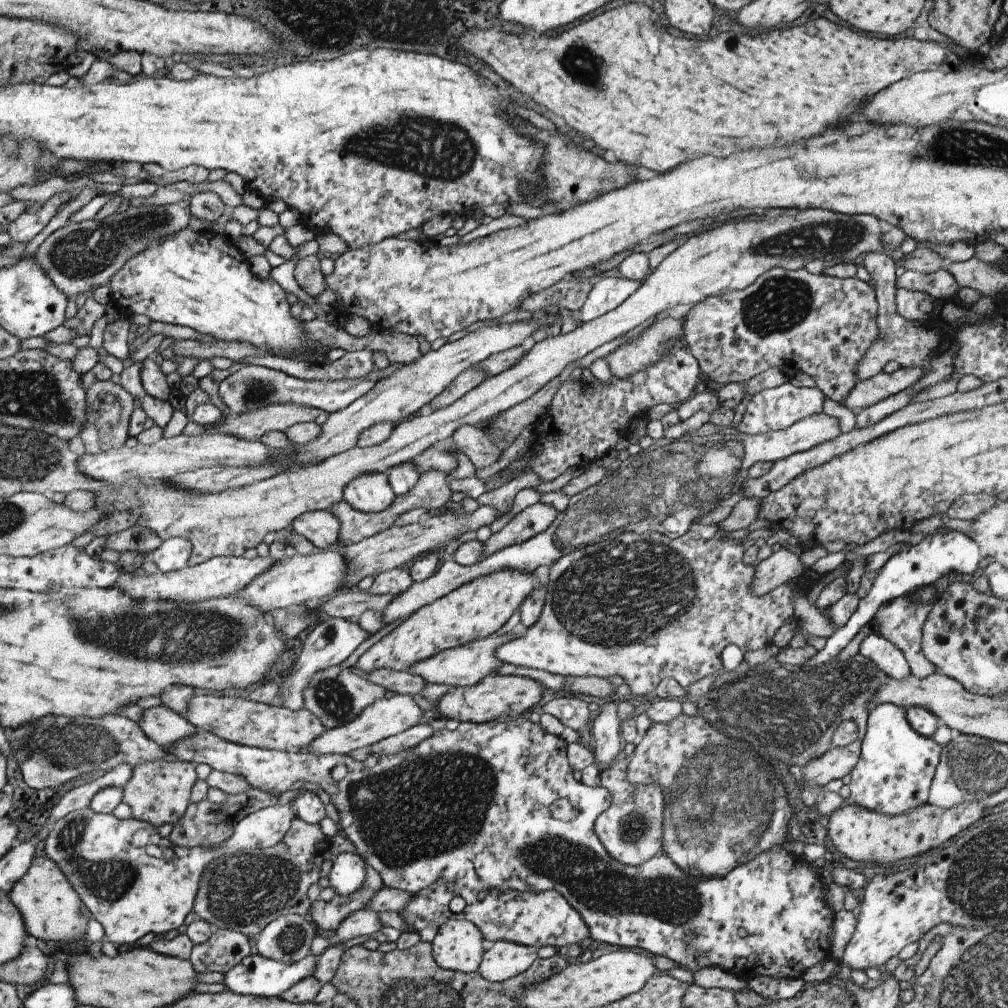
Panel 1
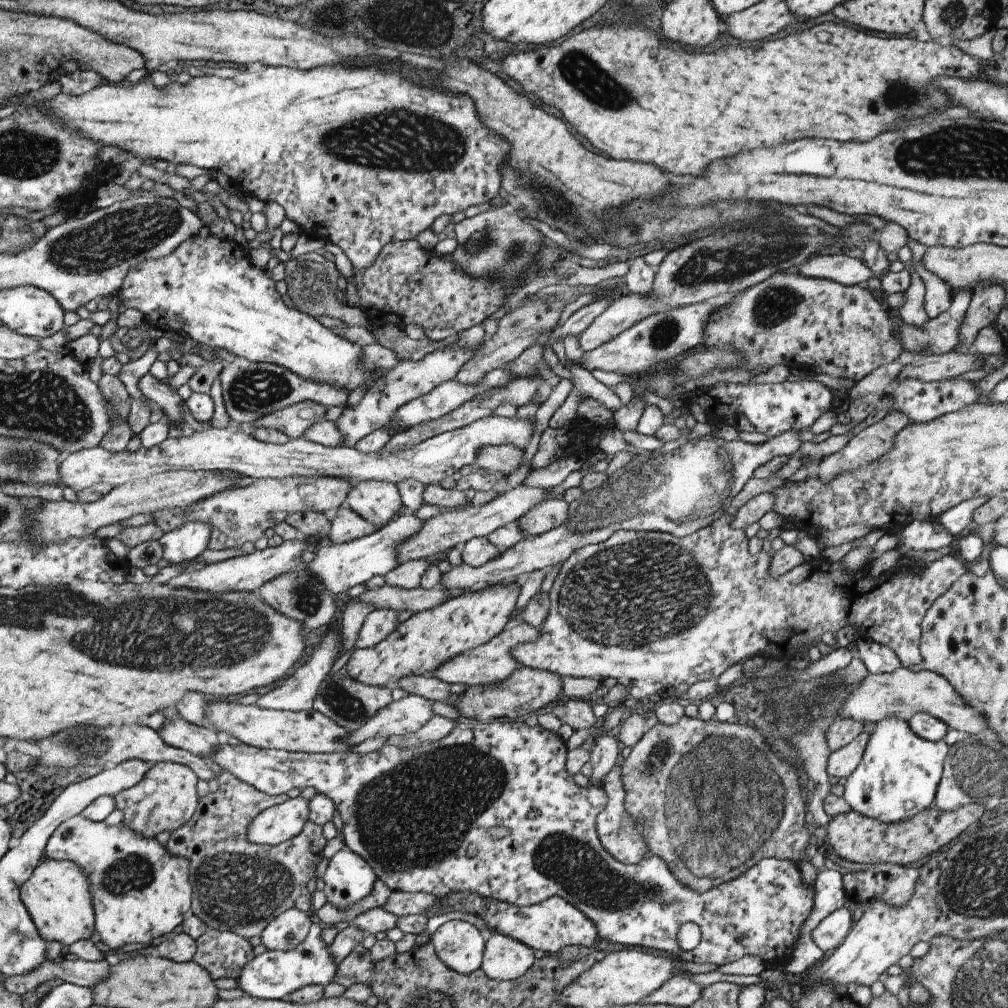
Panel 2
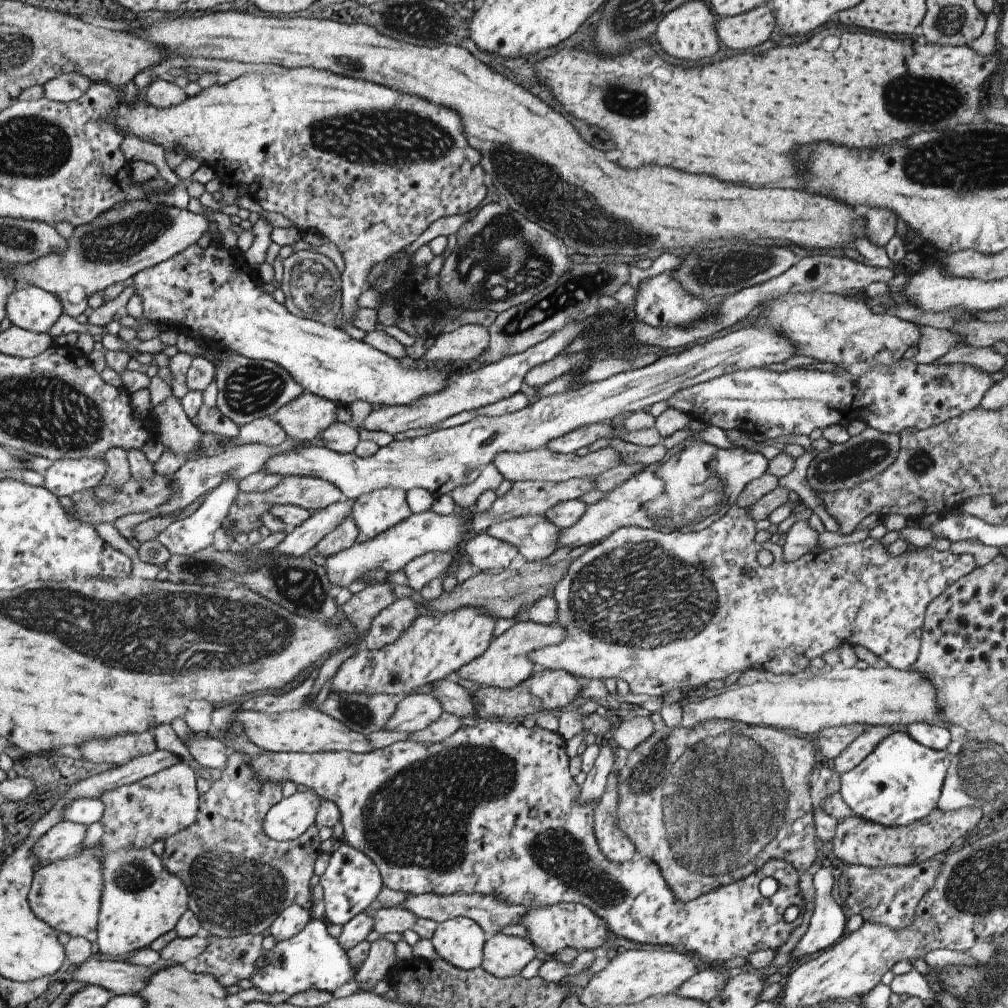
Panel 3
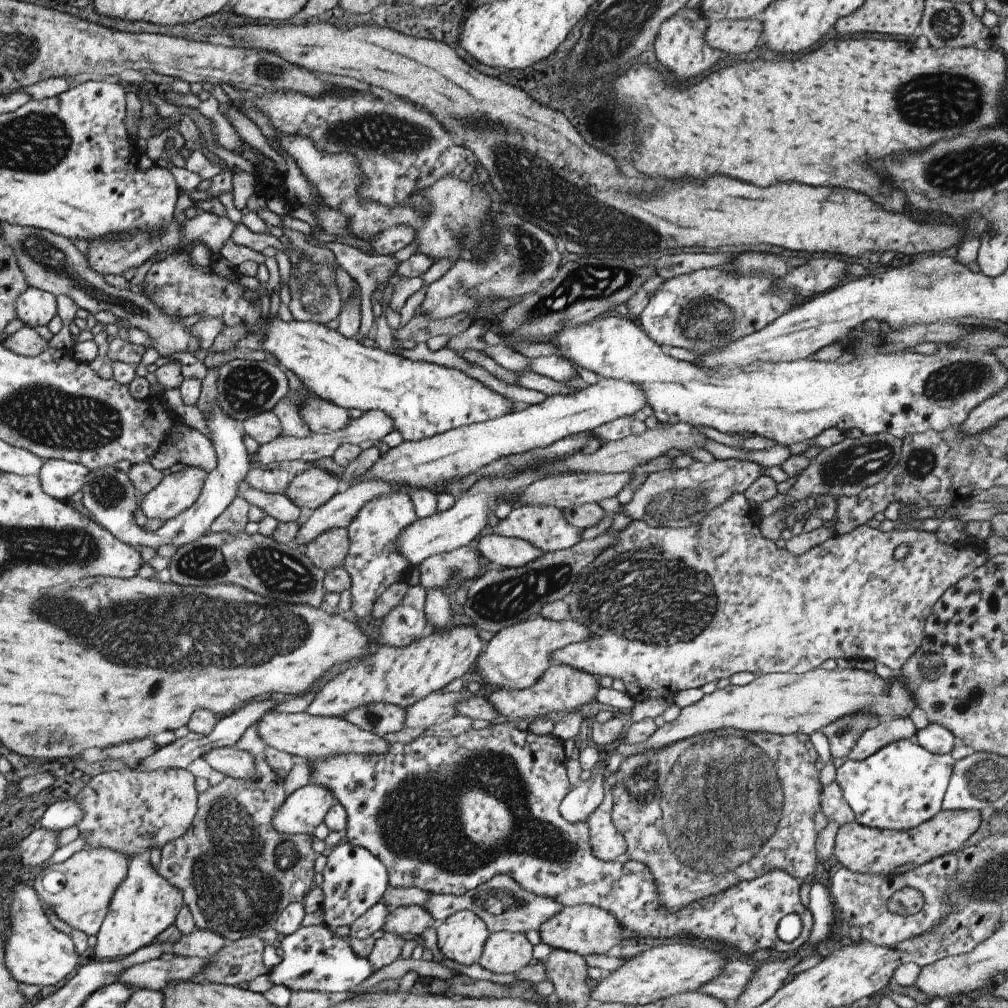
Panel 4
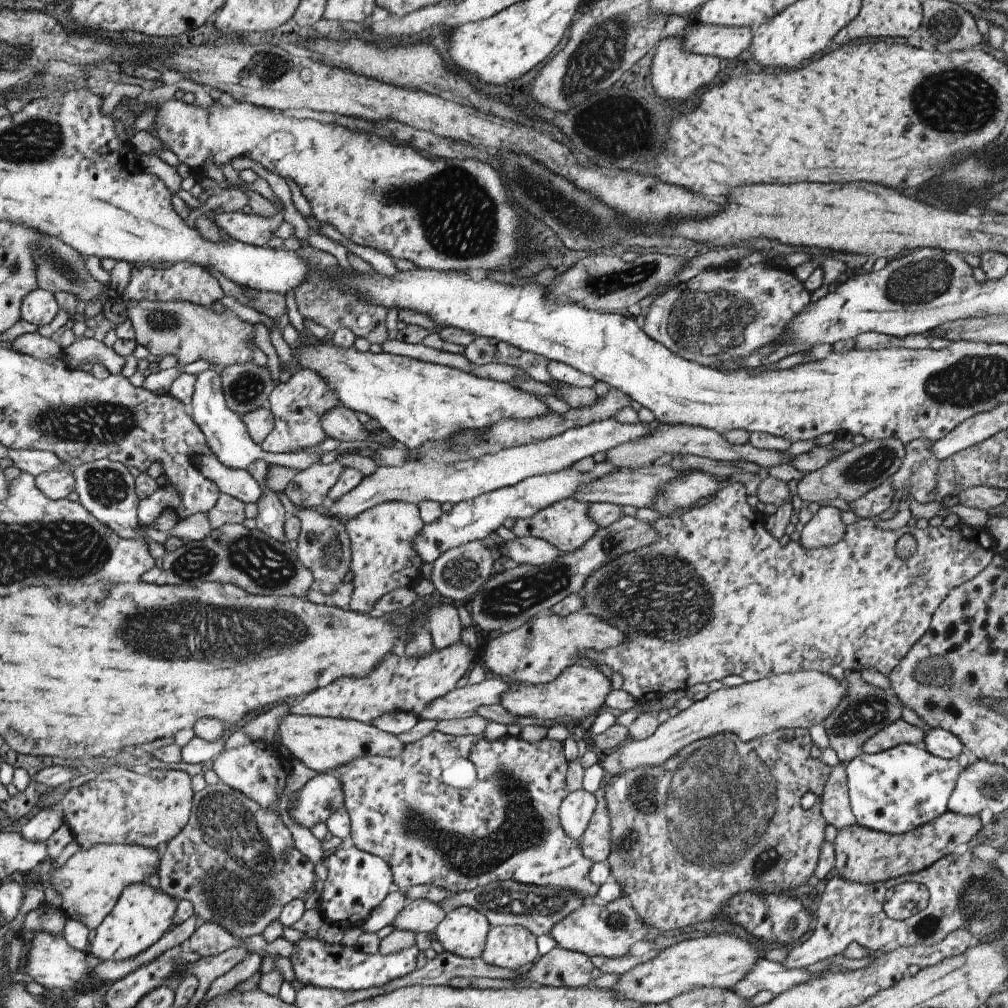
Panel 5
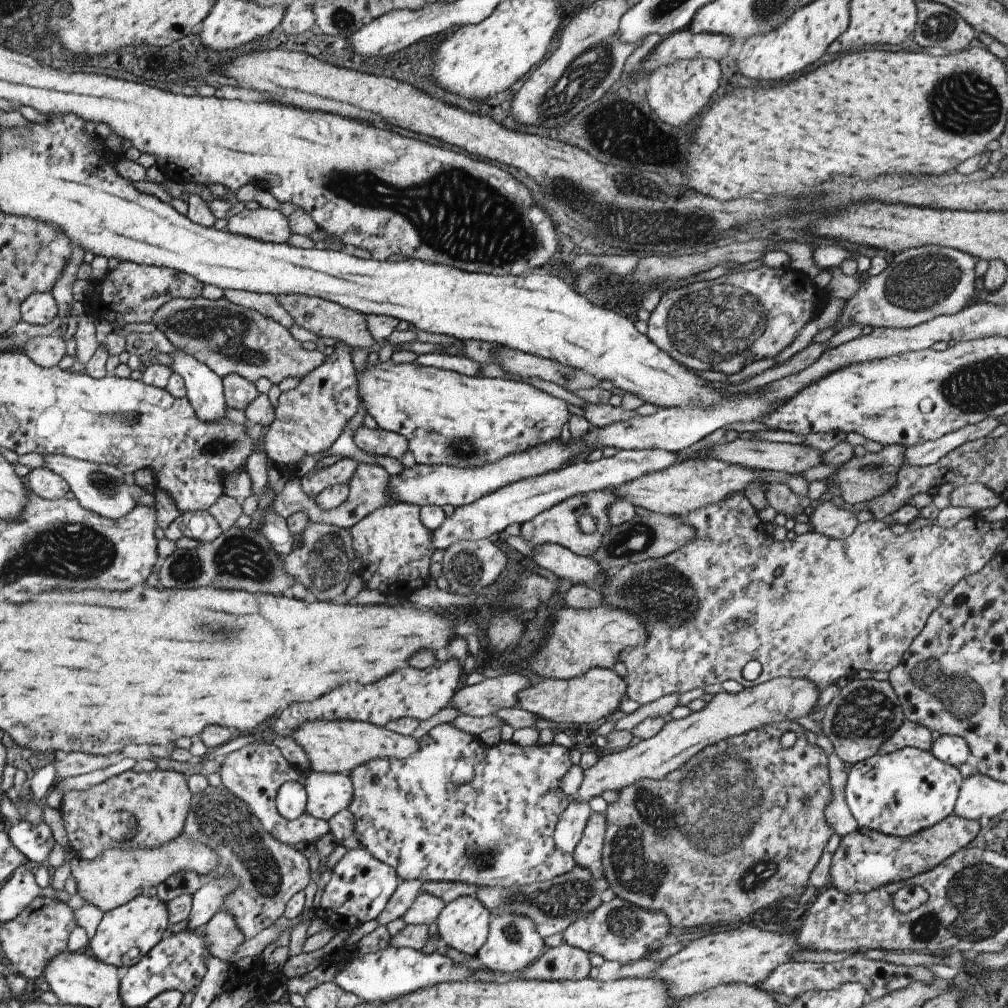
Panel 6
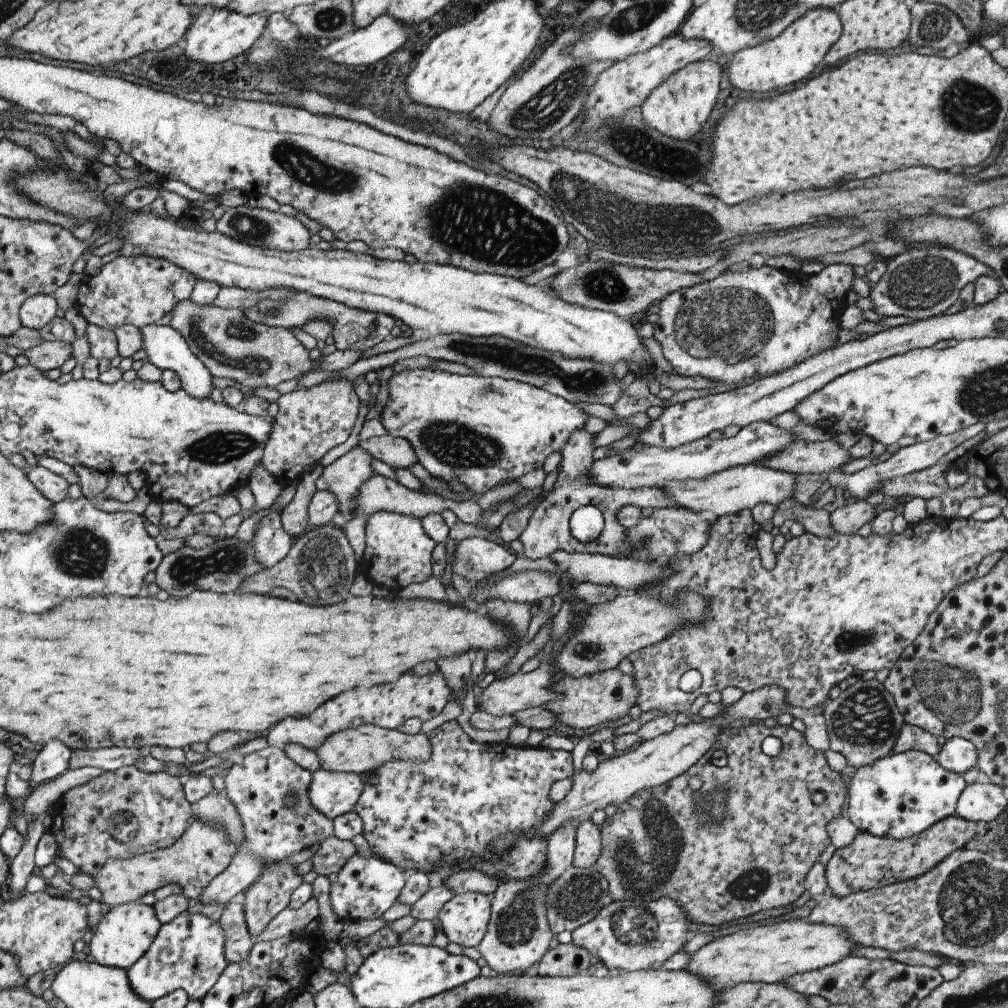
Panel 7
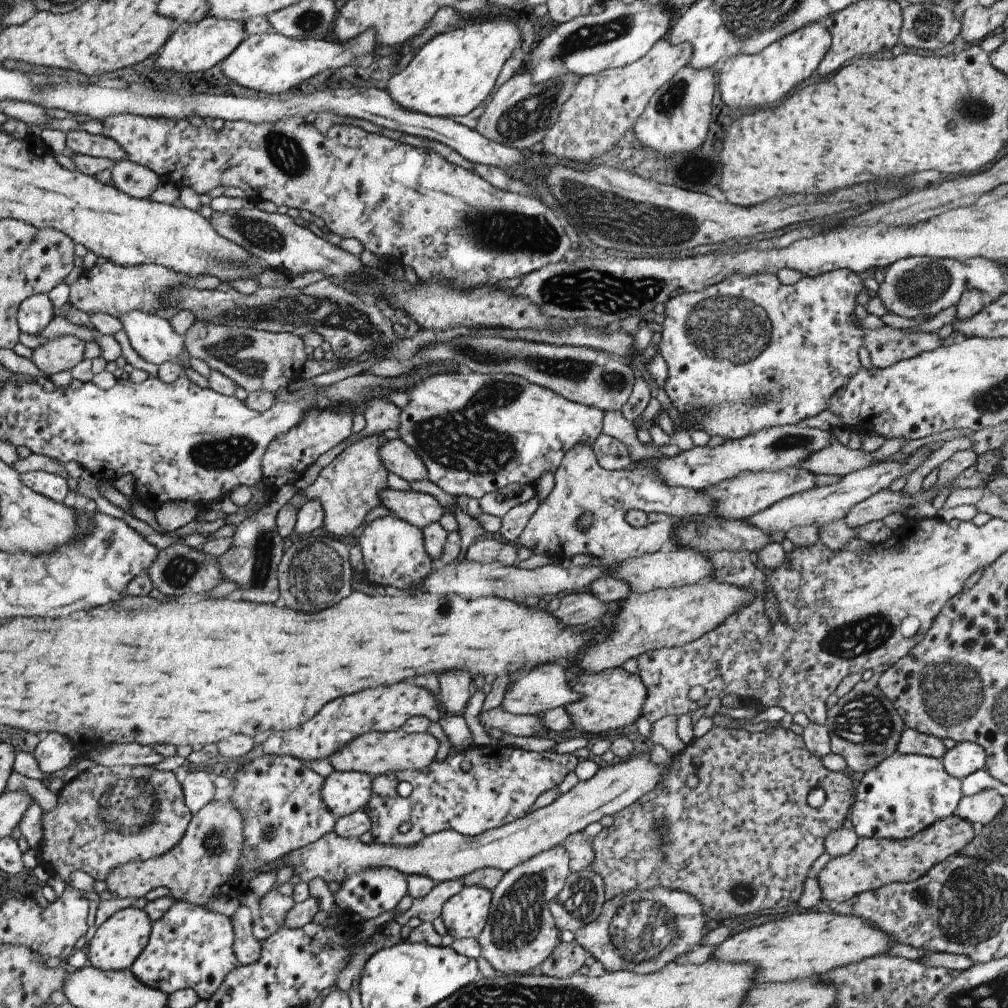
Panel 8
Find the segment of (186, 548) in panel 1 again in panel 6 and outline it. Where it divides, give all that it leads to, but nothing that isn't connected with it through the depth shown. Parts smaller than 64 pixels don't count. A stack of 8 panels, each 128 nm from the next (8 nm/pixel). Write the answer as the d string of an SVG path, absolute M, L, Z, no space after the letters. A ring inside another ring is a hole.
M177 349L170 356L174 358L174 363L170 368L184 379L187 399L195 415L207 423L222 421L226 418L227 404L223 378L209 366L186 354L185 351ZM361 404L357 414L349 420L343 433L335 440L335 443L327 451L305 456L298 464L296 464L296 468L289 471L291 472L290 474L297 478L303 477L306 473L315 468L320 458L336 454L354 459L358 463L376 463L376 460L374 460L372 455L368 454L366 451L361 451L353 441L353 430L362 425L362 420L366 414L367 410L365 409L365 406ZM42 455L43 467L54 471L69 484L75 498L86 509L110 520L125 517L137 502L133 487L124 481L124 473L116 466L75 459L64 455Z

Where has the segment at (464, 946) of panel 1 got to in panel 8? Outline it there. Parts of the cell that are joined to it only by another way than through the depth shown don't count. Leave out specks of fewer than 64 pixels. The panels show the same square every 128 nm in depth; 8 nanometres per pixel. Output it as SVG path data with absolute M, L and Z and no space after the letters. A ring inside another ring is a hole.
M466 885L442 907L447 933L455 939L477 939L490 914L491 892L478 885Z

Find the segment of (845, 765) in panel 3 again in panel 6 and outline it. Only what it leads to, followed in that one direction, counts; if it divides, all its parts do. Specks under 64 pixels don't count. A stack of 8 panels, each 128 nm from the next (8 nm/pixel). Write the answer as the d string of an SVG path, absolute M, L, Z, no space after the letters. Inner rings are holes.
M910 720L903 722L888 740L879 748L880 754L888 754L904 747L916 747L923 751L930 751L932 746L932 732L924 725Z

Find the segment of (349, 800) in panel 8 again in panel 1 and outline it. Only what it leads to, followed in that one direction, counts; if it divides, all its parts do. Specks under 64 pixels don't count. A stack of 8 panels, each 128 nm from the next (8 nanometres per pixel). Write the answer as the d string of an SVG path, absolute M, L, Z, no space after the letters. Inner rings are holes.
M288 804L264 807L239 821L233 833L221 843L209 847L186 848L173 845L168 837L158 834L158 827L153 827L153 824L145 820L134 817L117 819L113 813L97 813L91 806L87 806L76 809L56 821L54 828L44 840L45 853L61 868L90 916L102 924L108 940L123 950L136 944L136 940L140 940L144 934L162 937L166 932L177 929L193 910L203 872L210 863L224 855L239 854L239 851L273 847L288 832L294 817L294 807Z

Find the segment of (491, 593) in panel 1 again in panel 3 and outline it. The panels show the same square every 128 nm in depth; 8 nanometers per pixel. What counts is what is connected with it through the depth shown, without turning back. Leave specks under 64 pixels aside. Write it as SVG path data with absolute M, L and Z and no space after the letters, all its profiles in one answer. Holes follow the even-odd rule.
M485 606L460 607L431 616L418 615L394 642L378 650L359 647L336 671L330 692L410 695L418 686L433 685L482 655L494 638L494 624L498 619Z

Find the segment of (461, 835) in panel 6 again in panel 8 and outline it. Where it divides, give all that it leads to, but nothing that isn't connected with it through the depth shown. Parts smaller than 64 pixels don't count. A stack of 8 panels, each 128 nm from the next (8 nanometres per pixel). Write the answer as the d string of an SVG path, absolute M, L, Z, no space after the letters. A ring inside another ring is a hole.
M475 745L464 751L449 752L445 760L440 762L434 759L422 771L410 769L396 770L372 779L371 799L363 808L370 817L373 842L379 845L408 847L417 845L424 836L433 835L442 831L456 831L460 834L475 837L490 829L507 825L524 816L533 808L535 800L547 790L558 787L564 777L572 772L580 758L574 753L559 753L556 751L526 751L500 745ZM471 760L473 766L469 772L462 770L462 762ZM401 781L410 782L412 792L407 797L398 794L398 784Z

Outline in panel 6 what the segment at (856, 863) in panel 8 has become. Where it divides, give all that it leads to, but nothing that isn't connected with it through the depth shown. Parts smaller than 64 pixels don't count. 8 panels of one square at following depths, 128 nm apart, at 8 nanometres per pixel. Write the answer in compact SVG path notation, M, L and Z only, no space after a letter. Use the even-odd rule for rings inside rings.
M954 814L906 838L859 828L841 838L831 860L830 885L840 892L867 893L885 884L931 871L961 848L968 847L978 836L980 828L979 819L967 819Z

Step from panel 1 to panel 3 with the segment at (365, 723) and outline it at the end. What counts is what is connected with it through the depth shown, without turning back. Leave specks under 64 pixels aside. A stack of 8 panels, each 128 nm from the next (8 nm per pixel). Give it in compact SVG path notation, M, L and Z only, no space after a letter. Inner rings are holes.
M430 693L406 695L386 721L385 730L409 732L424 730L444 712L442 705Z

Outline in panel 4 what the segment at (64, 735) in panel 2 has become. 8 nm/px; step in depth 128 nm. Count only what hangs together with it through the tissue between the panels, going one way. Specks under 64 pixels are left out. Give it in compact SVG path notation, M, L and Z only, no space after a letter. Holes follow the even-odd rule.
M146 737L106 747L102 749L105 750L105 754L102 753L102 755L112 758L112 760L122 760L126 768L134 769L141 760L152 756L158 749L159 746L155 743L153 737Z

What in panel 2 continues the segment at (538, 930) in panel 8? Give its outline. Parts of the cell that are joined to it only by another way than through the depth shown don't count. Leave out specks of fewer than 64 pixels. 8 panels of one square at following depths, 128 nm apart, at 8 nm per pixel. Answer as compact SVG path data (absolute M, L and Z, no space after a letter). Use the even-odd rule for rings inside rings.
M602 729L596 737L591 751L591 765L593 766L593 775L590 785L602 785L602 780L609 770L617 764L619 740L610 730ZM494 934L485 942L481 969L497 981L520 978L535 963L536 951L509 936Z

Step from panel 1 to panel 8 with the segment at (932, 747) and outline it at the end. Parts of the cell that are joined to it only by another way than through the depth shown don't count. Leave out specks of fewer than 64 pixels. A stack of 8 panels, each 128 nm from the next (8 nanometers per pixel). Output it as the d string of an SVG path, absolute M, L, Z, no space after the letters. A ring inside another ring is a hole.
M896 751L892 756L885 758L875 767L867 770L863 778L856 783L855 801L849 813L851 826L859 837L869 839L909 839L939 819L952 815L963 796L961 784L962 780L955 776L950 776L945 771L941 759L917 754L901 755Z

